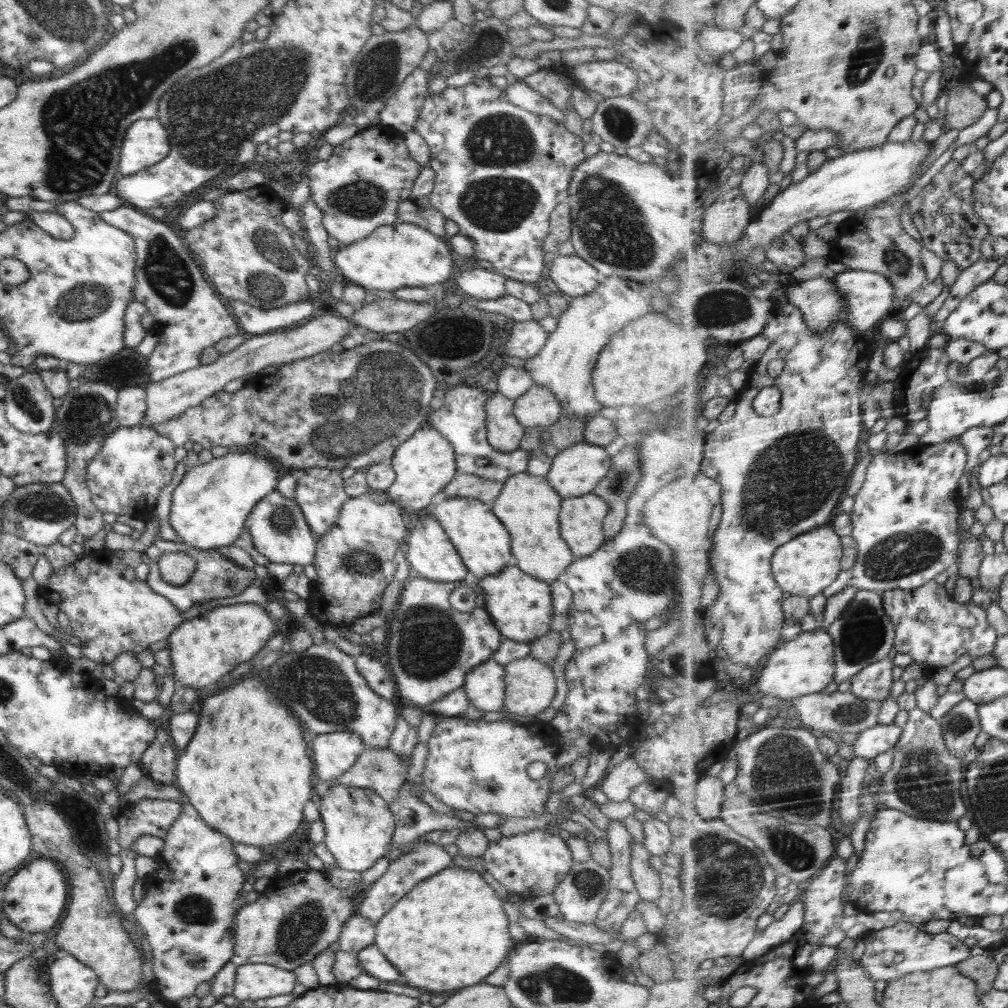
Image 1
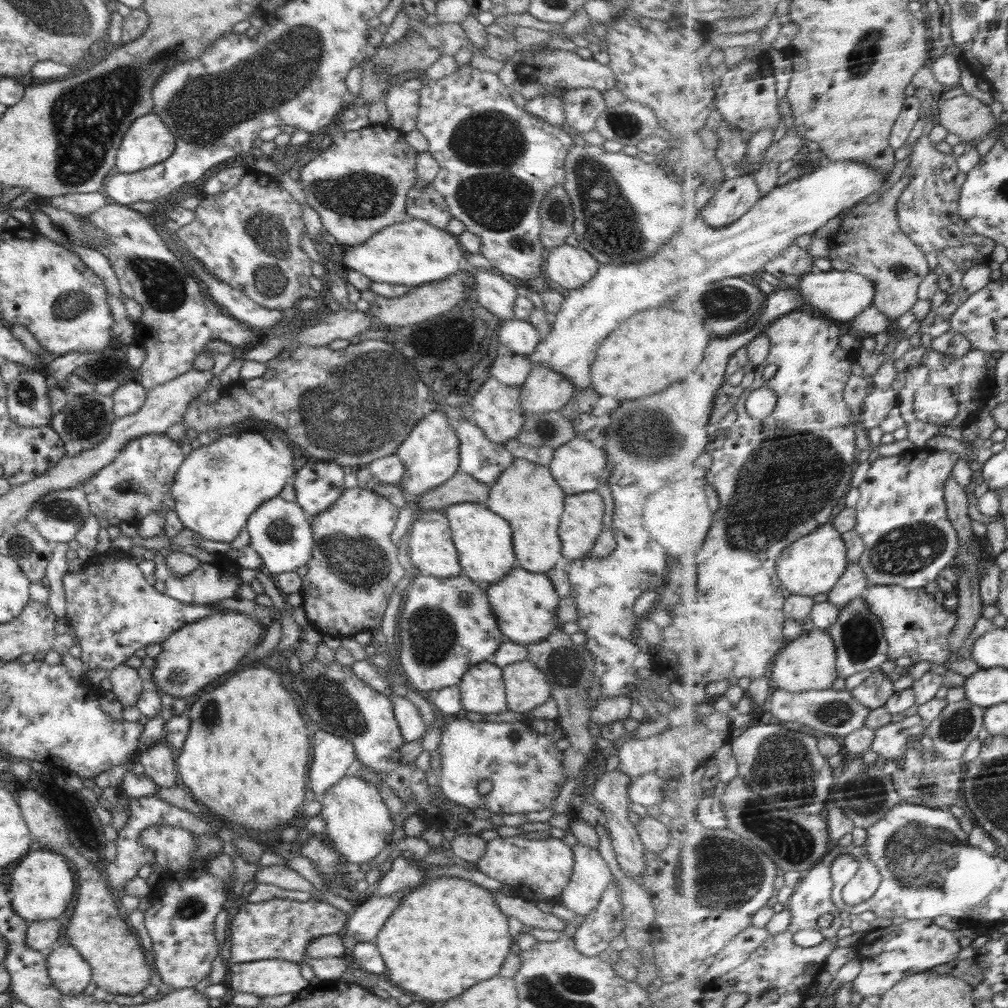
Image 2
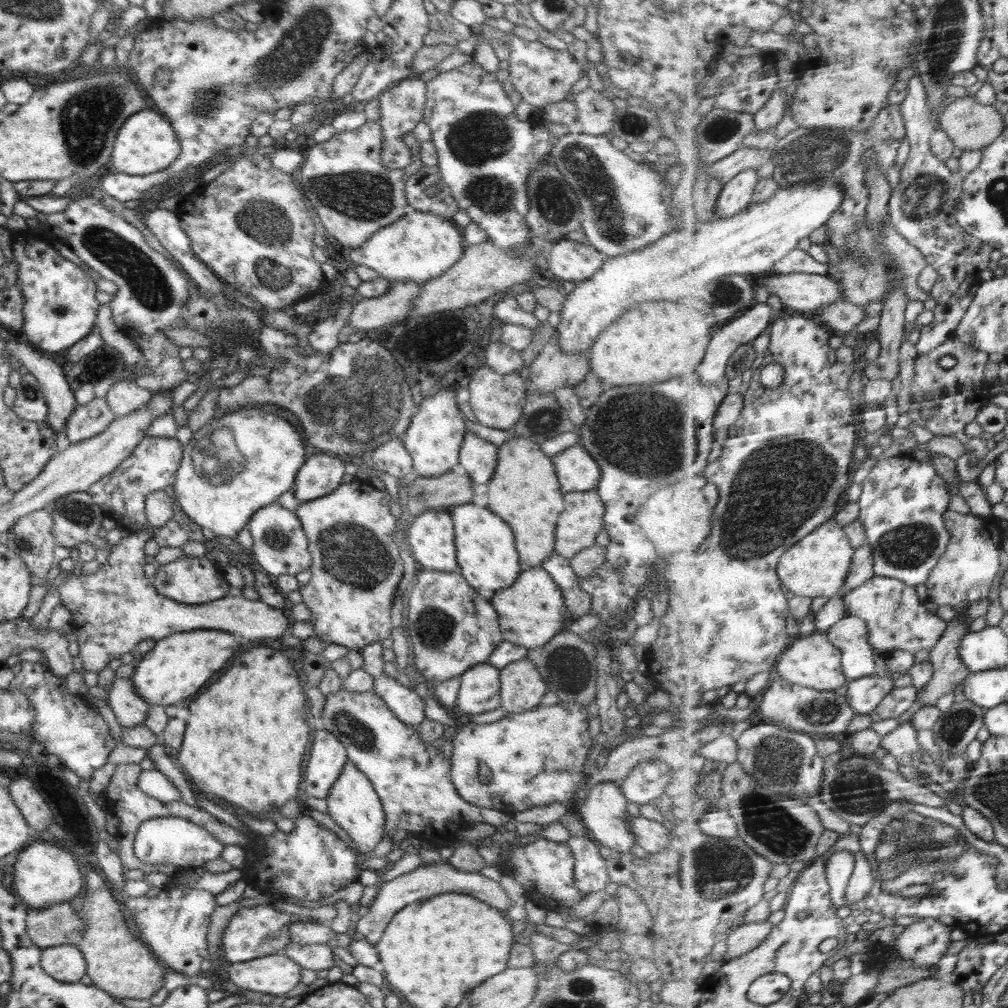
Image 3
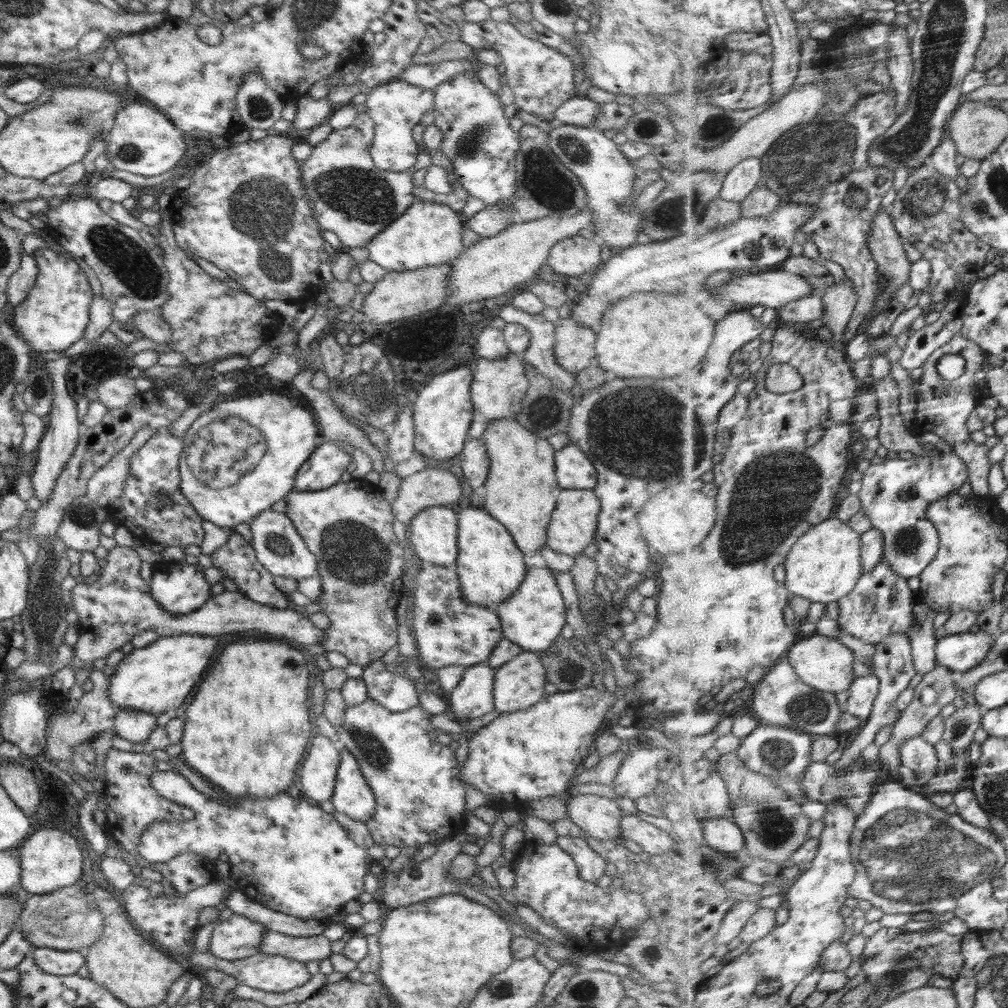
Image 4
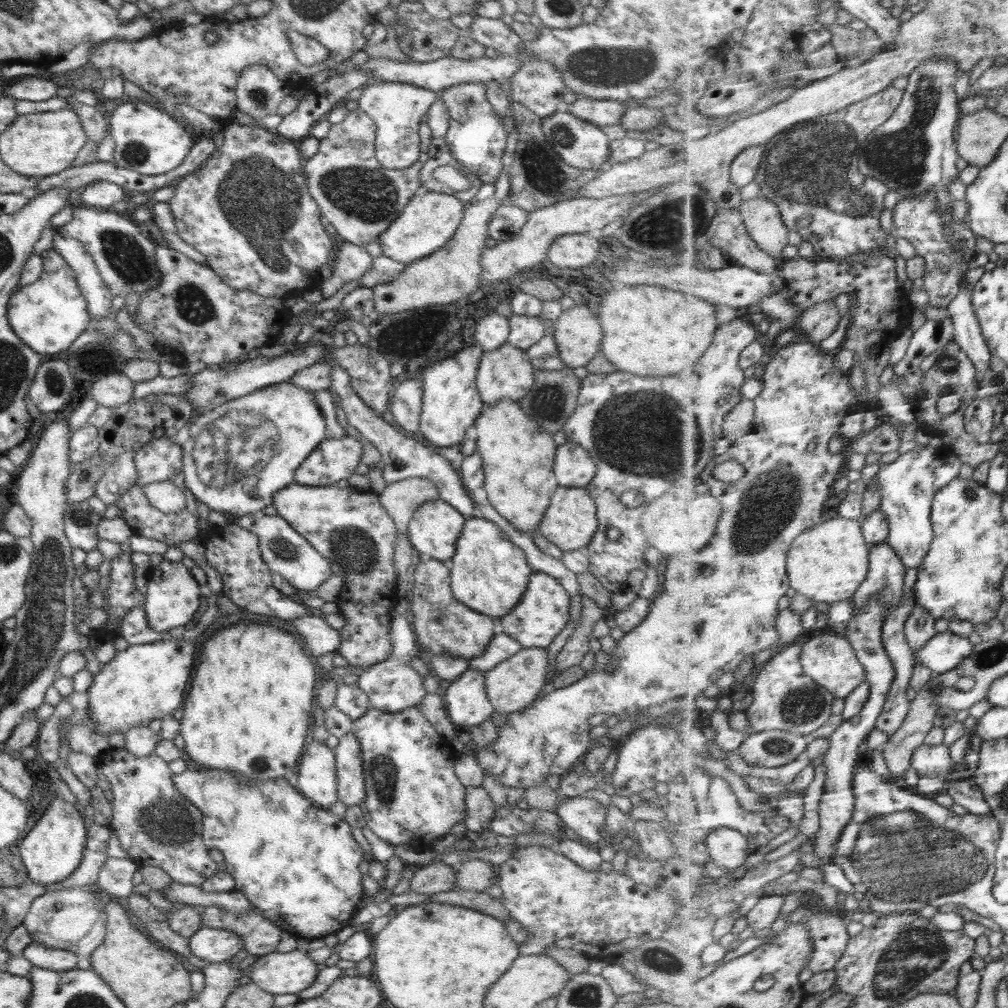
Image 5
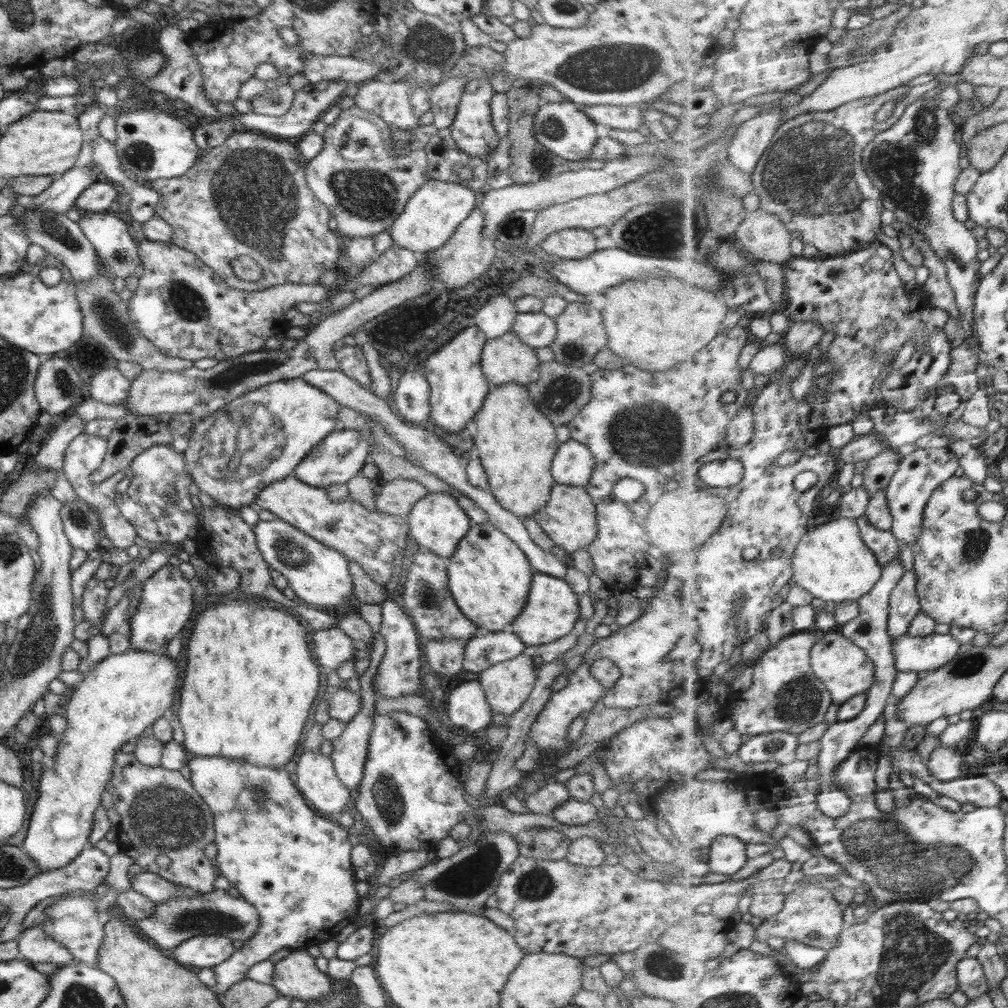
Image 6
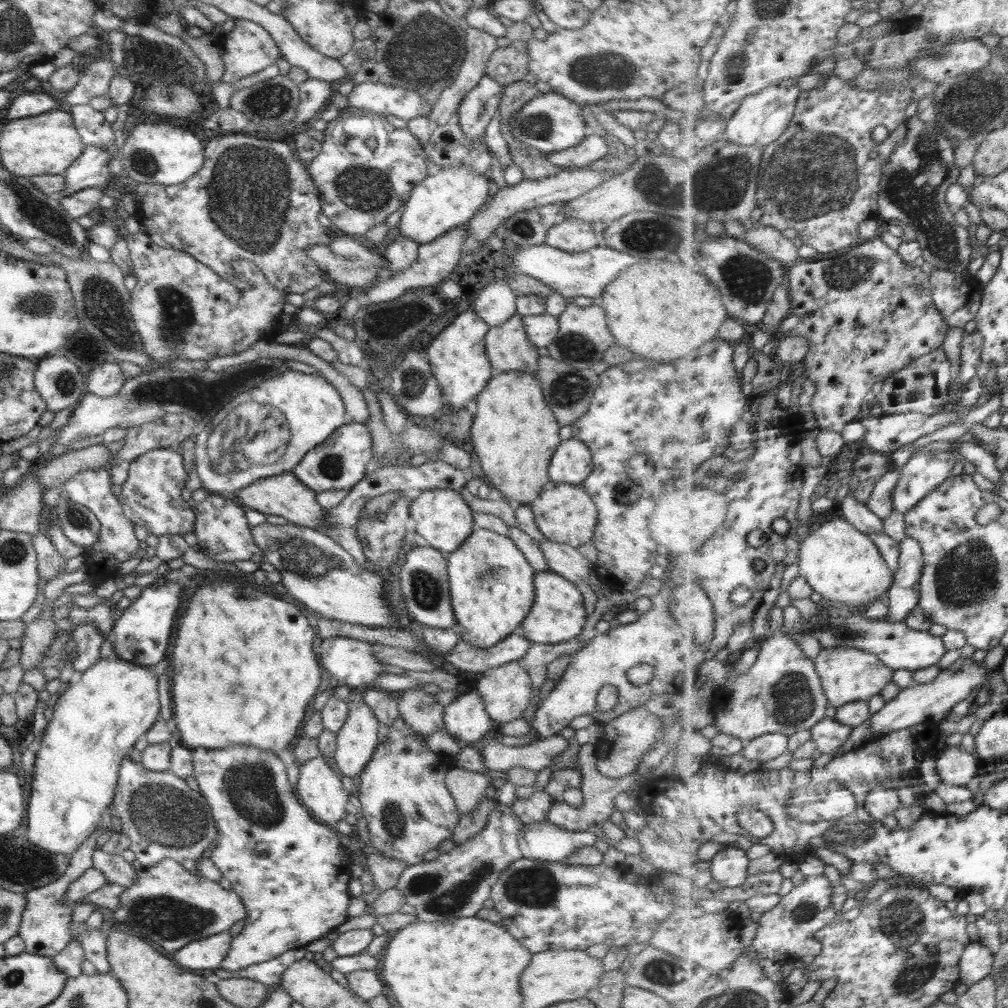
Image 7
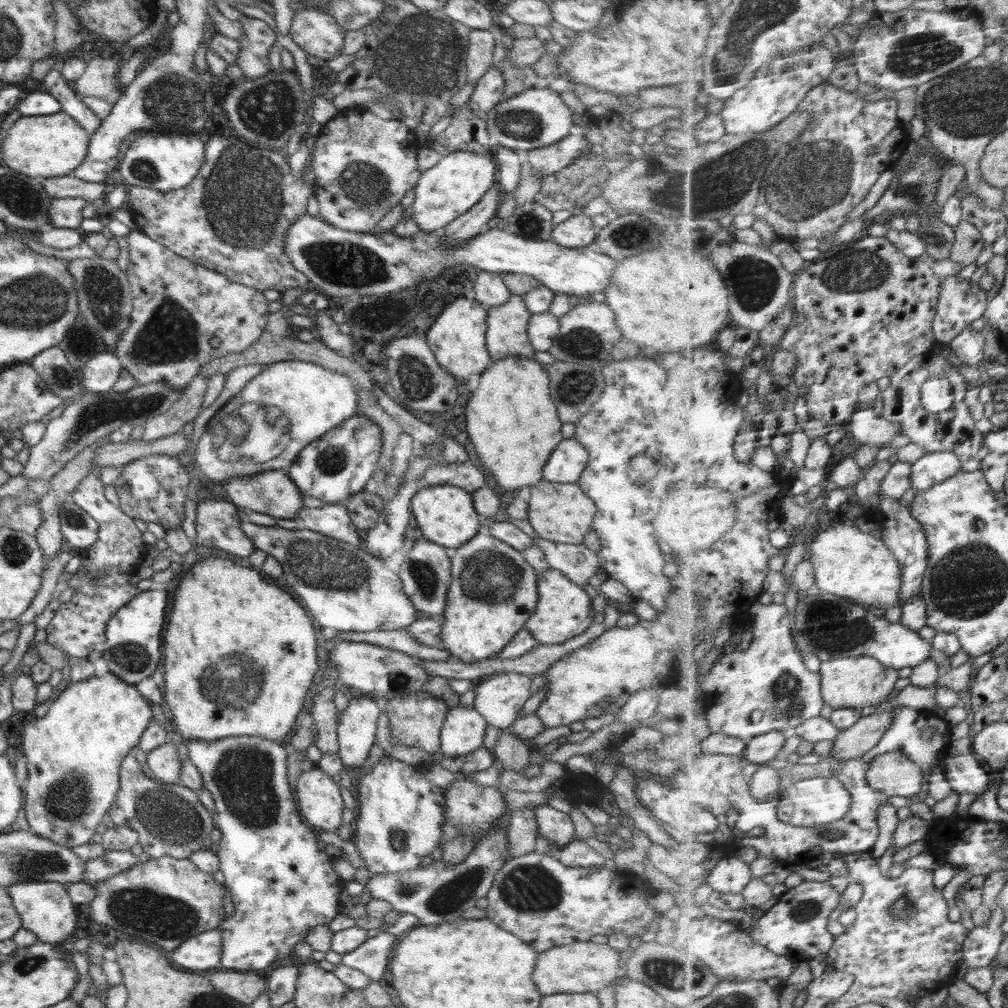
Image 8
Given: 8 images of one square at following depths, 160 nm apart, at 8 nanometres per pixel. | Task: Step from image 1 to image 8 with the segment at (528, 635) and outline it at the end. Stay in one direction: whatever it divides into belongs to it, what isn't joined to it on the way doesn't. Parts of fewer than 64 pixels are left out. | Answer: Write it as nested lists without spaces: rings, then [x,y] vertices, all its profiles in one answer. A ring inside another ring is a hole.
[[[536,570],[535,573],[539,597],[536,610],[525,623],[524,629],[540,644],[562,644],[584,633],[593,624],[596,614],[588,593],[559,570]]]

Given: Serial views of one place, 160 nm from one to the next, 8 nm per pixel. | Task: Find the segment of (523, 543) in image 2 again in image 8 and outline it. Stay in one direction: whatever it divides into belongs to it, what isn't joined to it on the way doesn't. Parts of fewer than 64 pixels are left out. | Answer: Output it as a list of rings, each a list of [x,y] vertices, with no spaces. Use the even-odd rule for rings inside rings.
[[[507,356],[506,358],[501,358],[498,360],[493,360],[490,366],[486,367],[478,375],[478,381],[476,385],[478,388],[471,392],[470,398],[468,398],[468,403],[466,404],[466,418],[468,418],[468,436],[474,448],[481,460],[483,466],[488,468],[490,472],[494,475],[496,482],[502,487],[503,490],[514,492],[515,490],[522,489],[525,486],[534,486],[534,484],[540,482],[542,479],[543,466],[546,464],[547,458],[550,458],[550,454],[554,450],[554,447],[563,439],[560,433],[560,428],[563,422],[559,419],[558,411],[556,410],[556,405],[554,404],[553,398],[550,394],[550,377],[547,372],[542,368],[541,363],[536,361],[536,359]]]

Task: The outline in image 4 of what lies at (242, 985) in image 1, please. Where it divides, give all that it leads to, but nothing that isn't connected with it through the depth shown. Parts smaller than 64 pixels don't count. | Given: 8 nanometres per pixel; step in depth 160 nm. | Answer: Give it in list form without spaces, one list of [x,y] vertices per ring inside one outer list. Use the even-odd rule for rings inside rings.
[[[198,949],[192,951],[190,954],[190,962],[192,971],[201,969],[202,971],[208,969],[216,969],[226,973],[230,976],[234,976],[238,980],[239,984],[250,986],[250,988],[264,990],[264,992],[270,993],[284,993],[300,986],[305,986],[306,982],[310,980],[311,976],[306,970],[306,966],[298,960],[292,960],[285,958],[284,956],[278,956],[276,954],[266,954],[264,952],[256,953],[250,956],[250,958],[242,958],[242,960],[222,960],[222,958],[216,958],[210,952],[200,952]]]

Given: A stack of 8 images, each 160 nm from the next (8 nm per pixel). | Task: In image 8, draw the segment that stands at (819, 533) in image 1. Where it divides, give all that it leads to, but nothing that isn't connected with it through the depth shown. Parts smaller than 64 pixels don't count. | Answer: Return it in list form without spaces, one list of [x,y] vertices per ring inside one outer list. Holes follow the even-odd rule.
[[[844,520],[812,537],[808,543],[811,562],[817,573],[817,586],[825,593],[853,598],[868,607],[892,610],[903,602],[903,570],[885,540],[866,534],[854,522]]]

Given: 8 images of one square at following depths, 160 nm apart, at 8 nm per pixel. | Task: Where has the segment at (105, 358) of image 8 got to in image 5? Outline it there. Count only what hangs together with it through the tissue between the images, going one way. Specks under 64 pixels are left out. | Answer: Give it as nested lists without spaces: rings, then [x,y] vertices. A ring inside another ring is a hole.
[[[112,374],[112,376],[106,376],[98,382],[94,382],[92,398],[100,406],[116,408],[132,399],[134,385],[135,382],[125,374]]]

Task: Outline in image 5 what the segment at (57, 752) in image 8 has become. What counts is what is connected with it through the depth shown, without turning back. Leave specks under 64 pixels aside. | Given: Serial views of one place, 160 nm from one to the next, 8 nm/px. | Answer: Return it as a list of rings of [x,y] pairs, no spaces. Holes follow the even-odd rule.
[[[165,638],[146,644],[130,645],[117,651],[114,658],[101,665],[87,689],[89,716],[98,730],[108,735],[113,730],[126,732],[133,726],[148,726],[152,720],[176,715],[182,709],[184,688],[189,686],[194,664],[194,642]],[[60,796],[50,802],[44,816],[20,842],[20,856],[32,882],[41,885],[63,882],[79,867],[83,852],[89,845],[84,824],[80,812],[72,803]]]

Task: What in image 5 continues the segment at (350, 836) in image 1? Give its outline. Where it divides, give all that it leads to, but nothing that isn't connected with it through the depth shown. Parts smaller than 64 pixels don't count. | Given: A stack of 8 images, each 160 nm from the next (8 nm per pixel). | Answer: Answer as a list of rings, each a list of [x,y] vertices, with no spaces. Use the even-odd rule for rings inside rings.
[[[351,731],[339,738],[339,744],[334,747],[336,758],[336,778],[337,778],[337,795],[340,802],[348,806],[358,806],[366,798],[365,780],[363,779],[362,751],[360,743]]]

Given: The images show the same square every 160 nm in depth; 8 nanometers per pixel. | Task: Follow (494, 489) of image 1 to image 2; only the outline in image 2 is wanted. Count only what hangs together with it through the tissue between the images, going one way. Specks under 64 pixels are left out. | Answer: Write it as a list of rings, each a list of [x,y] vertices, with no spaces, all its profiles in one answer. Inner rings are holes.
[[[456,471],[450,480],[440,483],[438,488],[432,488],[418,496],[418,505],[429,510],[444,511],[446,508],[460,502],[474,502],[486,505],[492,484],[484,484],[462,471]]]

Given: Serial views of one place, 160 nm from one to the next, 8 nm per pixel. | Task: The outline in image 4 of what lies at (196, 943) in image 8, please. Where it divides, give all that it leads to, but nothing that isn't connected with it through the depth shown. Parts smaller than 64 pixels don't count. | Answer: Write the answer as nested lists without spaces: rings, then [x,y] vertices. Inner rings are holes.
[[[234,914],[216,923],[209,952],[222,960],[242,960],[259,952],[259,946],[265,933],[263,924],[245,916]]]

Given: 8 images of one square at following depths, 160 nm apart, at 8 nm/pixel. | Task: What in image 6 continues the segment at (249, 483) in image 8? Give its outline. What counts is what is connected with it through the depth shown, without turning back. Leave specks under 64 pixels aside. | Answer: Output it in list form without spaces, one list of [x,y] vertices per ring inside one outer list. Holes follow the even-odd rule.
[[[293,475],[273,481],[258,492],[254,500],[256,505],[270,511],[279,520],[302,530],[326,548],[340,552],[348,564],[356,562],[374,582],[385,585],[393,575],[394,555],[403,552],[406,547],[409,535],[407,522],[400,516],[367,510],[351,498],[338,501],[342,502],[330,500],[326,489],[307,486]]]

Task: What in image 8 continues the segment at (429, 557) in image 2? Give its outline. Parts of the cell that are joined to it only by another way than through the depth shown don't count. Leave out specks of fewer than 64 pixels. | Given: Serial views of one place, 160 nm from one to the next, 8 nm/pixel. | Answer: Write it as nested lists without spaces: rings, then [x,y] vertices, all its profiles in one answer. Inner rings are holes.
[[[458,486],[424,487],[411,500],[411,514],[415,516],[425,540],[447,550],[463,546],[470,538],[476,536],[476,533],[482,531],[472,496]]]

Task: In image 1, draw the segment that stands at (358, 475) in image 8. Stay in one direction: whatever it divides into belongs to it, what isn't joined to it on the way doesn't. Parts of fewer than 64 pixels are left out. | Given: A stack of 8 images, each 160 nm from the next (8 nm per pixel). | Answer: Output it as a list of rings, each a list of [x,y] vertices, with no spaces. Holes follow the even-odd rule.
[[[326,467],[304,469],[296,484],[296,504],[316,537],[328,534],[349,499],[341,471]]]

